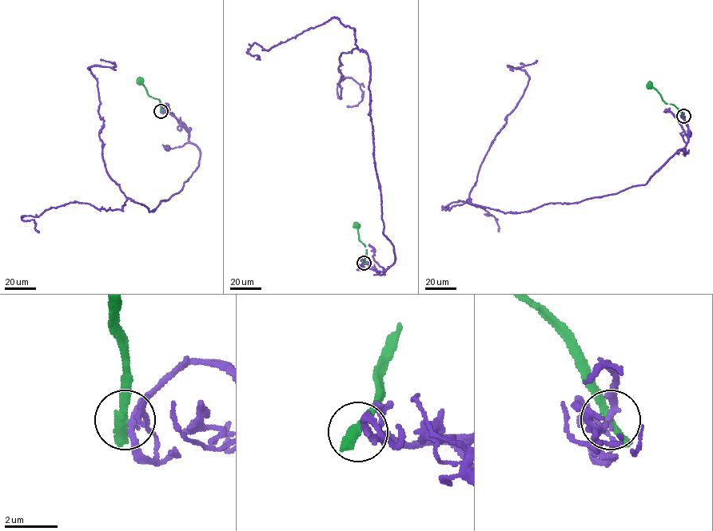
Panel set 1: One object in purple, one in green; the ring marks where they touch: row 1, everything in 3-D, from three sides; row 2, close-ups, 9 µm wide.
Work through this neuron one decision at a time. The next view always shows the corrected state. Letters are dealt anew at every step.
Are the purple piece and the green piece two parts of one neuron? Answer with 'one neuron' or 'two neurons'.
two neurons

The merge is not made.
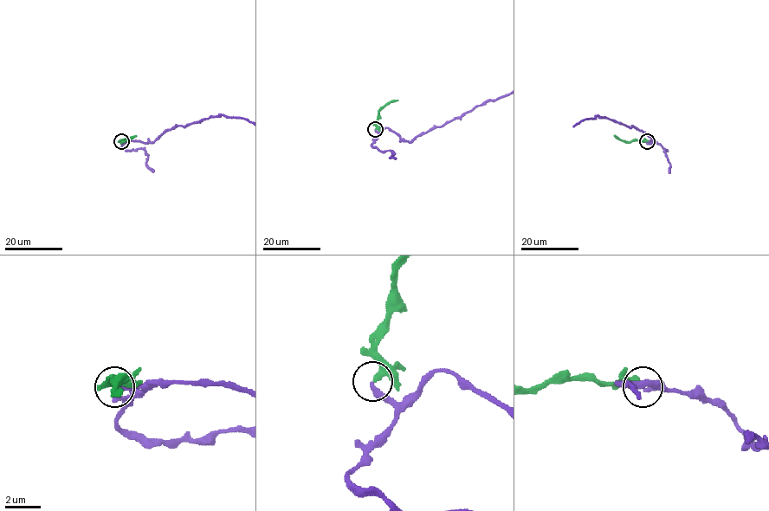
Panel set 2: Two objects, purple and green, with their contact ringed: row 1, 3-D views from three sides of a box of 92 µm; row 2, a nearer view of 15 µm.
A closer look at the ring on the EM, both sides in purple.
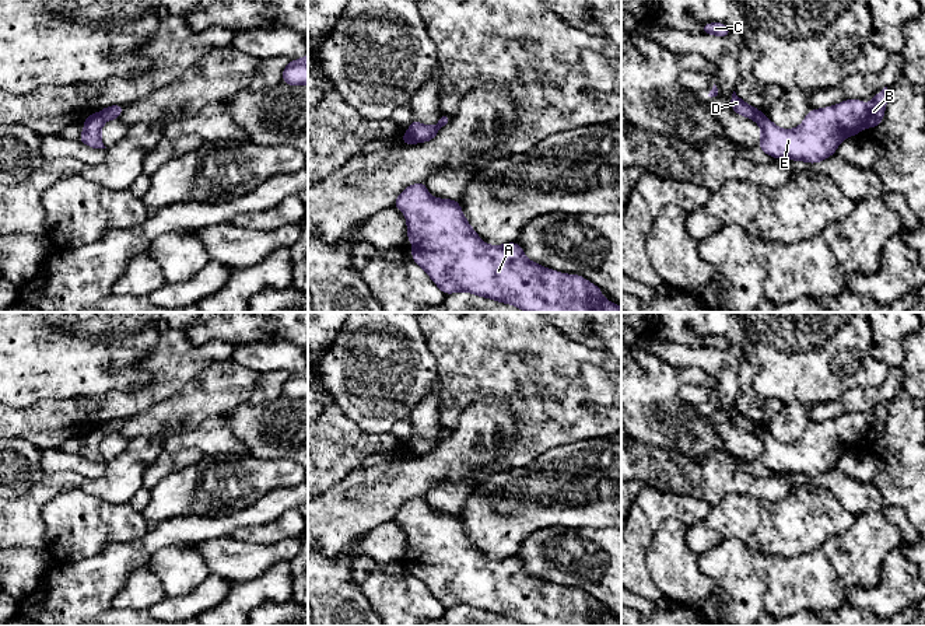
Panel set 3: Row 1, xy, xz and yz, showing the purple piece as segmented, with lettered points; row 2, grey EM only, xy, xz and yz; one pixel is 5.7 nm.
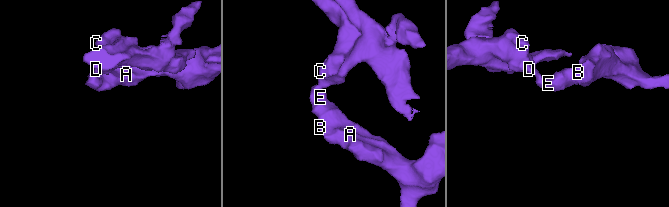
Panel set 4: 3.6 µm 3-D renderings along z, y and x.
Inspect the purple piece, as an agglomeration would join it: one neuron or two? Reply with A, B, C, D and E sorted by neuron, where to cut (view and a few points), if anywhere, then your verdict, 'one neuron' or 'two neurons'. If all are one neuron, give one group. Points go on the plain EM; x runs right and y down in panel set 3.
A B E / C D; cut in xz along (407, 444), (417, 455); two neurons

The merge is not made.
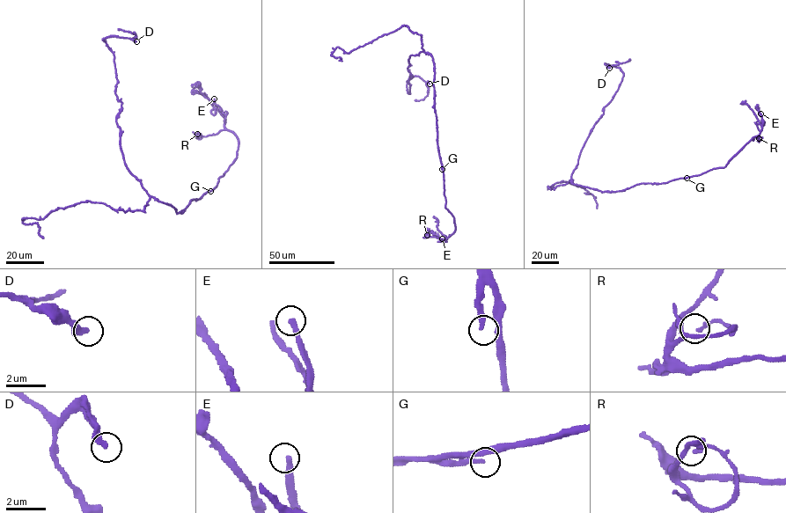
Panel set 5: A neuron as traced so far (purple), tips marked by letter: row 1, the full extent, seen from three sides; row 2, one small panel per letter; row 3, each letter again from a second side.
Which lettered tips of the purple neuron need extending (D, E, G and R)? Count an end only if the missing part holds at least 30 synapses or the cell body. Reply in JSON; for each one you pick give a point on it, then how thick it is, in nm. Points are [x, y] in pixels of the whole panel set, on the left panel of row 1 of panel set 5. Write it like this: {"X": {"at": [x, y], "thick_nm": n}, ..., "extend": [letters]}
{"E": {"at": [214, 98], "thick_nm": 280}, "extend": ["E"]}

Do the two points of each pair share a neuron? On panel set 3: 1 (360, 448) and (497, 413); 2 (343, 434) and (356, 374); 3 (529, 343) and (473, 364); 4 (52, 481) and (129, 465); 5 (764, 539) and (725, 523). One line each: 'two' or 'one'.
1: two
2: two
3: one
4: one
5: one

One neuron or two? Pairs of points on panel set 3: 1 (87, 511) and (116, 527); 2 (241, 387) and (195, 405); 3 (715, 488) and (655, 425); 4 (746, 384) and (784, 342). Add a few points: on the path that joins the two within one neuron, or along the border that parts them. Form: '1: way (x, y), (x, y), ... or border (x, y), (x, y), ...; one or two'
1: way (94, 518), (98, 523), (109, 523); one
2: way (230, 387), (220, 387), (206, 395); one
3: border (652, 444), (686, 455), (705, 457), (715, 453); two
4: border (752, 380), (752, 387), (761, 397), (778, 399); two

